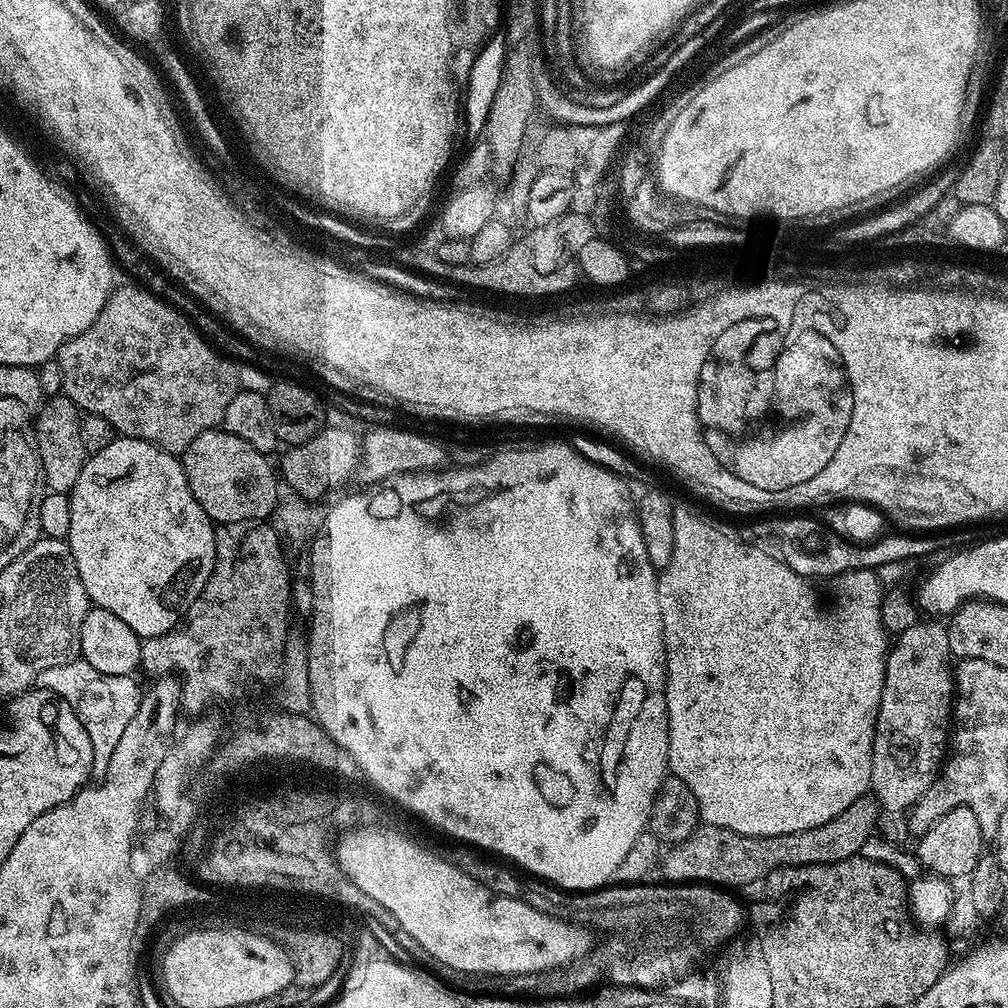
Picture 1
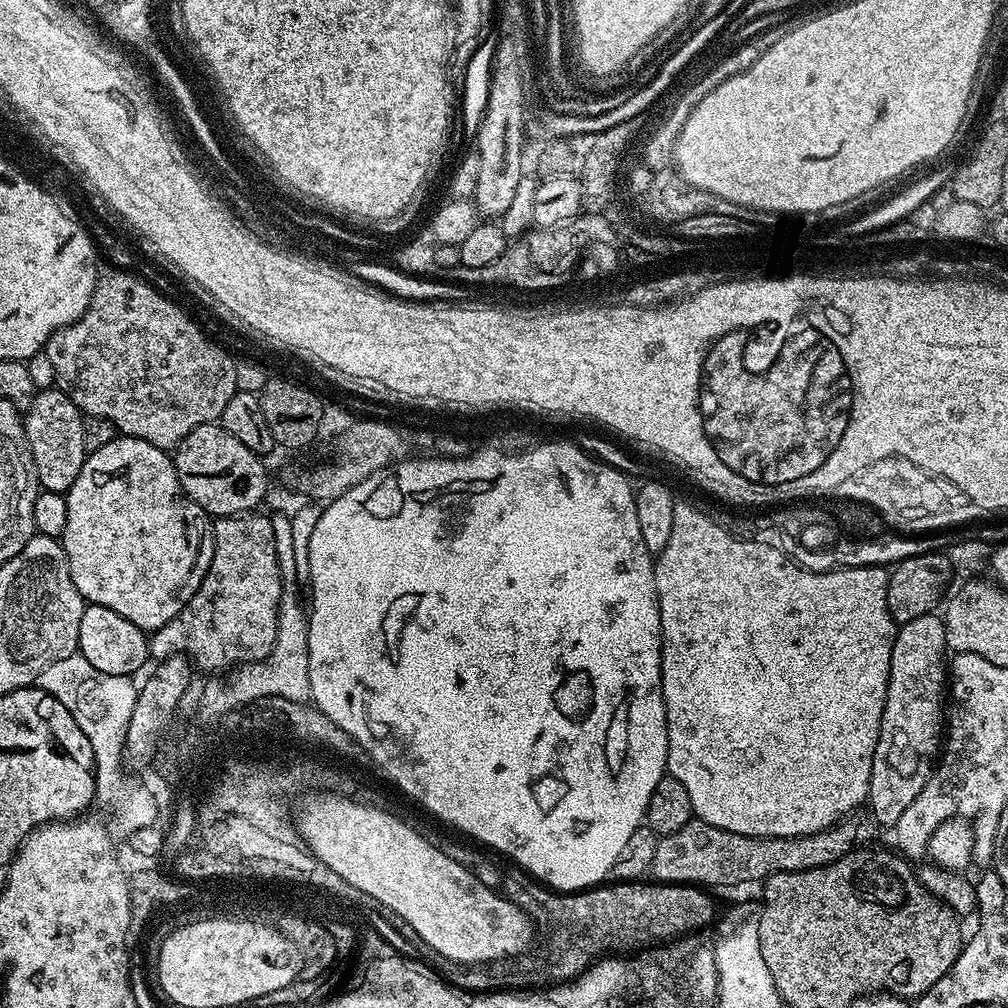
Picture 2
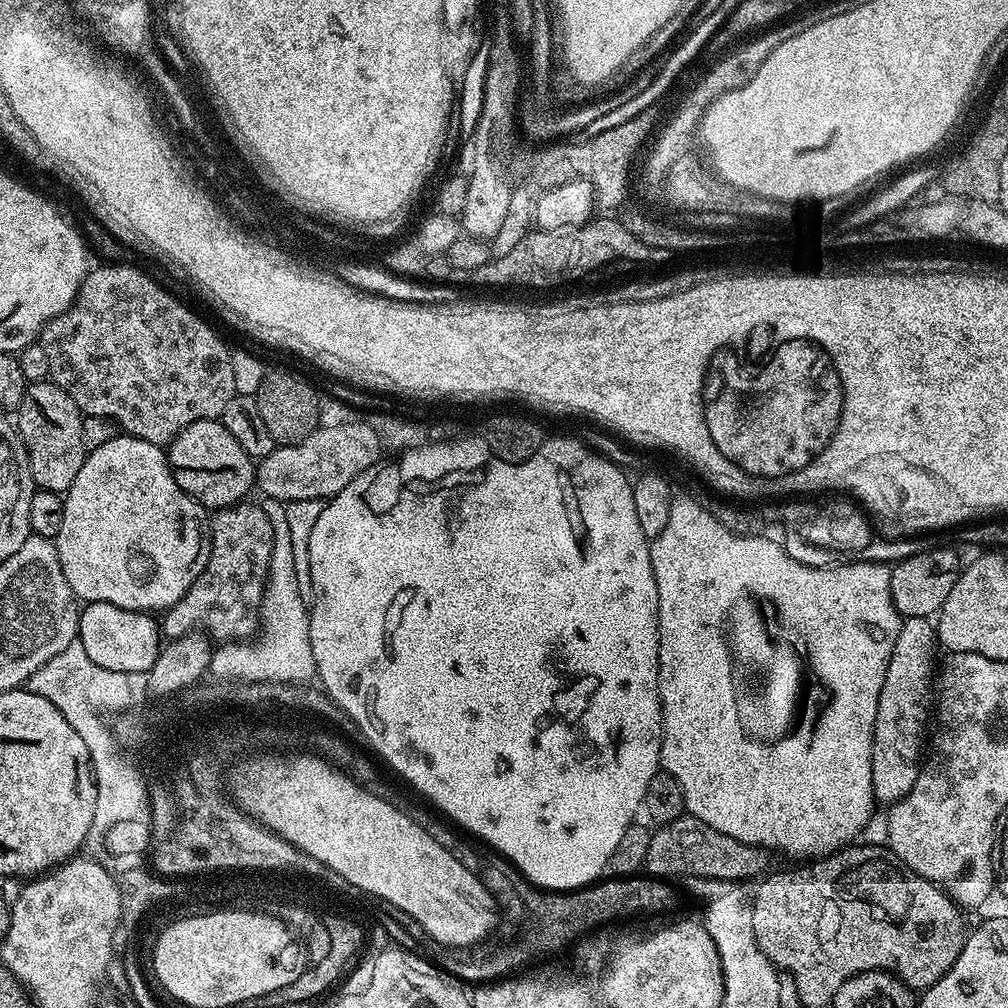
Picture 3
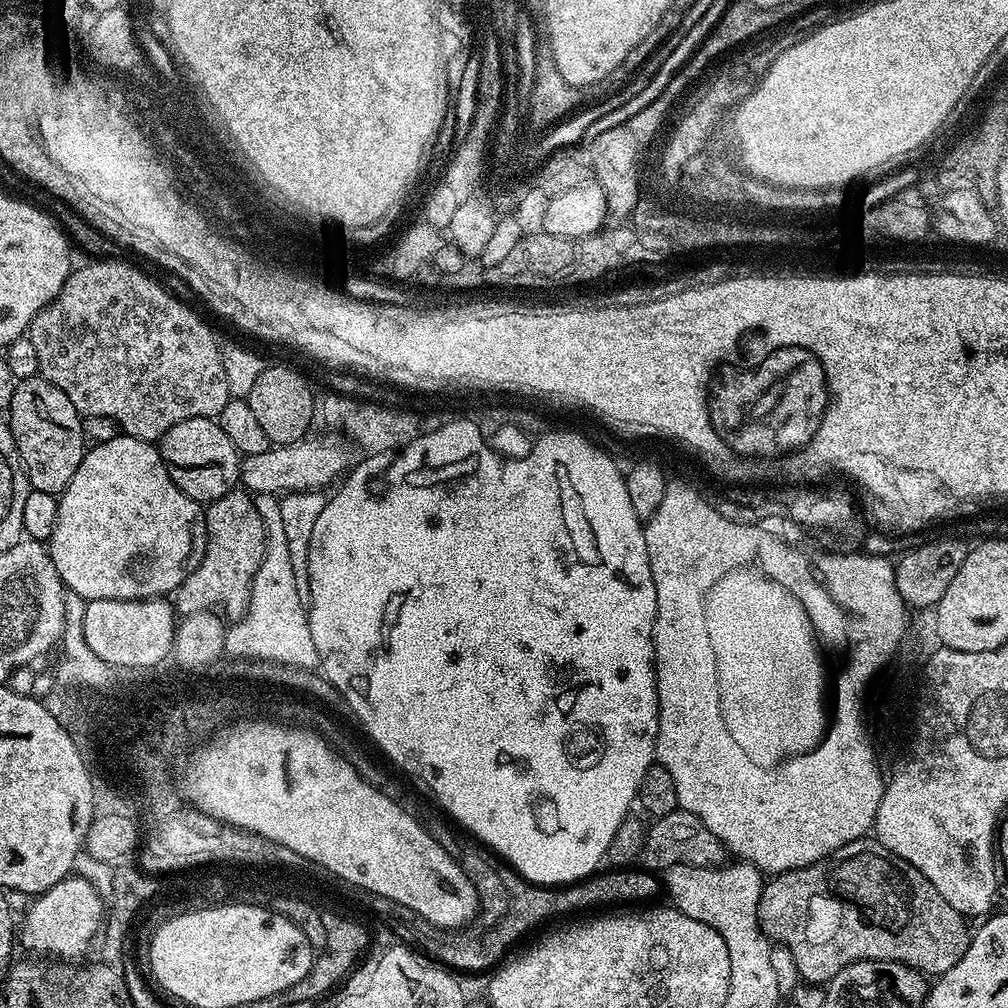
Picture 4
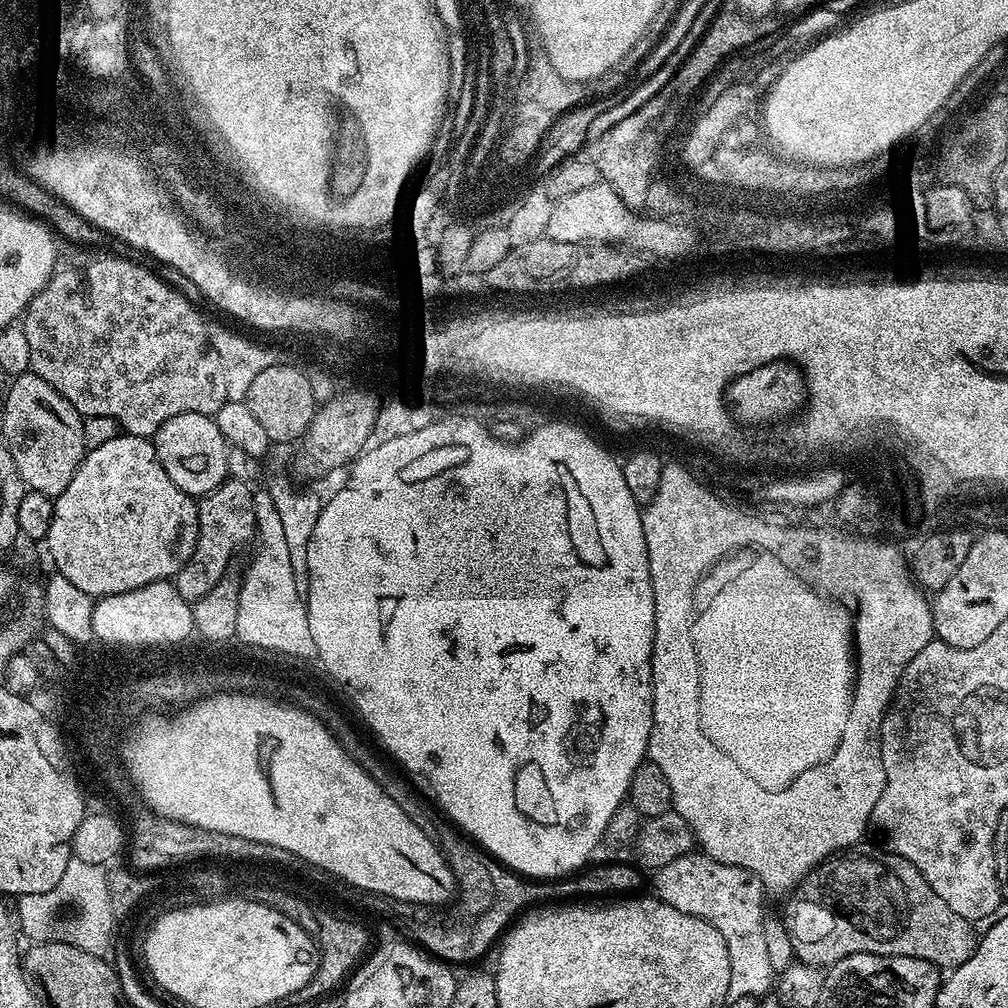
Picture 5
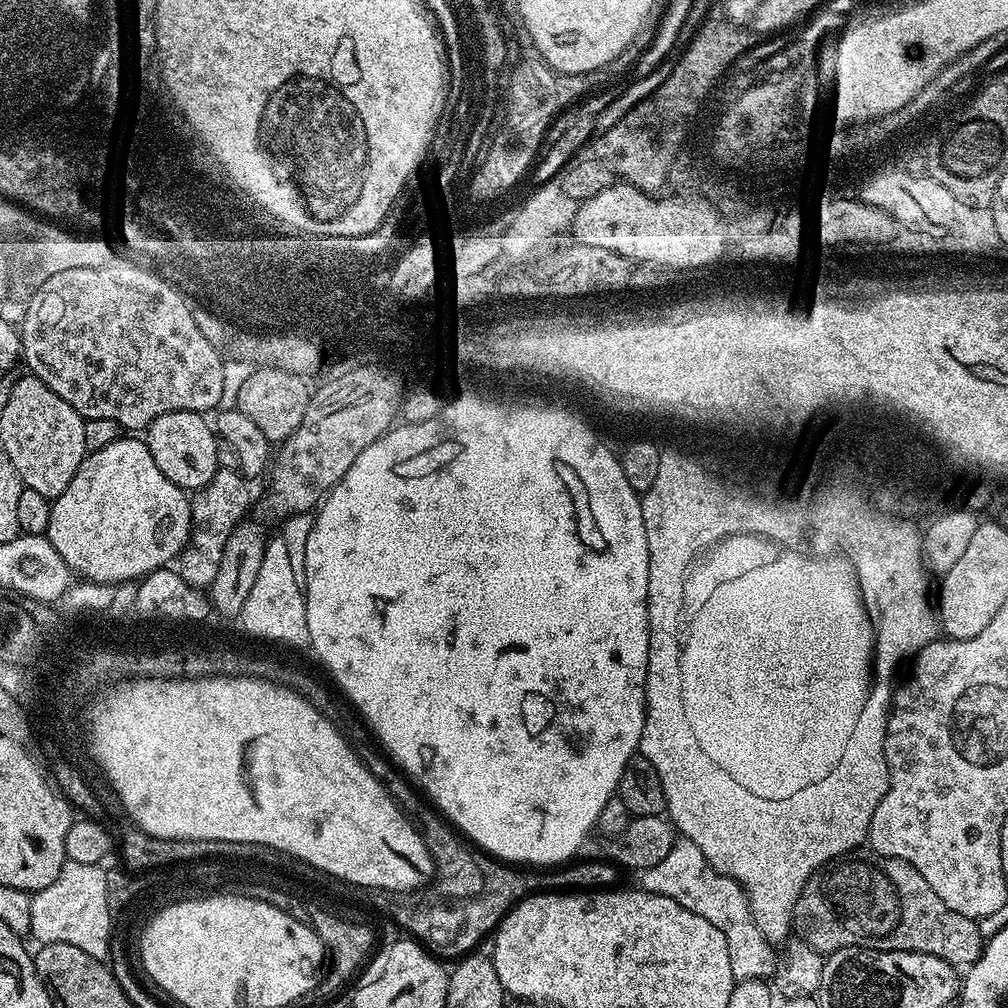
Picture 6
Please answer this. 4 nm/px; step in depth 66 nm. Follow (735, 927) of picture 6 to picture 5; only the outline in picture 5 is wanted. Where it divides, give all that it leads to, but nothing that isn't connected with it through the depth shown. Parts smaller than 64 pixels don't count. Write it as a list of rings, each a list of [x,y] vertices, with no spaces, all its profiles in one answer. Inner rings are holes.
[[[700,850],[690,851],[682,858],[674,858],[674,862],[666,862],[666,866],[655,869],[653,876],[656,876],[652,884],[656,887],[654,895],[657,900],[674,906],[674,910],[682,910],[682,914],[690,914],[710,922],[710,926],[714,926],[714,930],[718,930],[718,934],[726,938],[730,954],[729,997],[761,998],[760,996],[766,995],[768,991],[773,991],[778,973],[774,970],[774,966],[770,966],[770,958],[766,951],[766,930],[764,929],[766,893],[764,883],[757,876],[750,874],[750,870],[742,870],[742,866],[730,866],[712,860]]]

